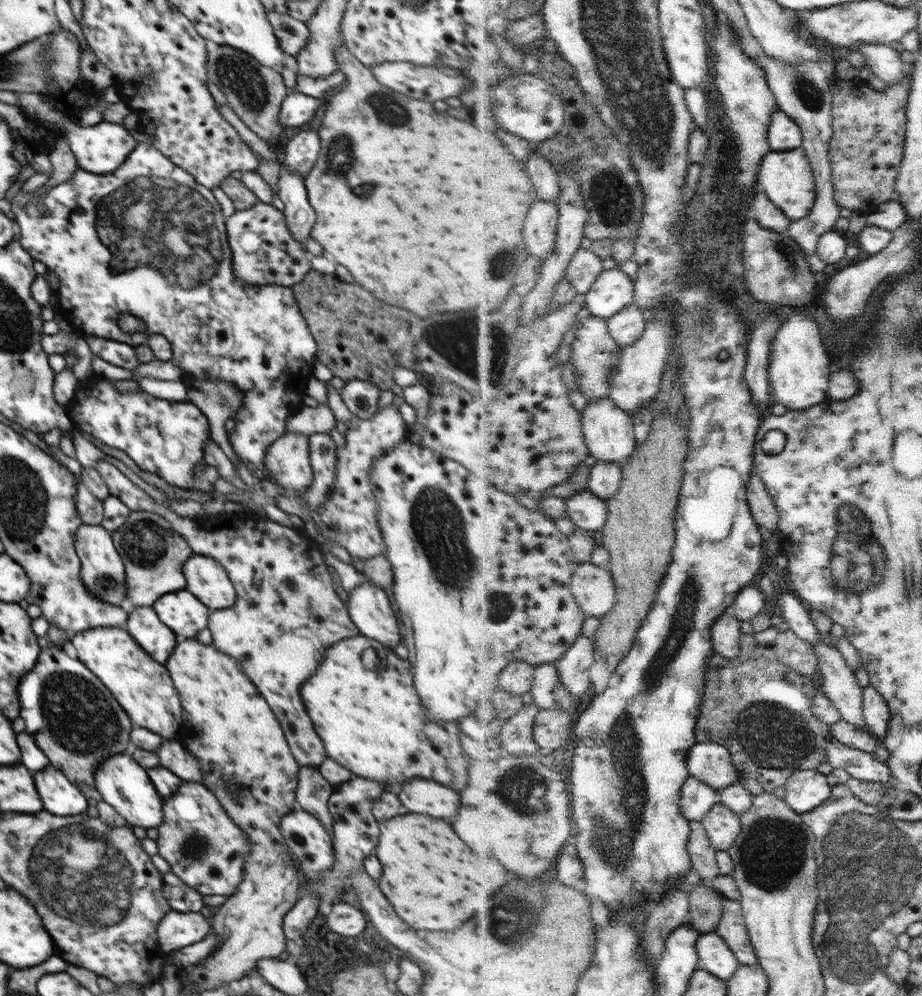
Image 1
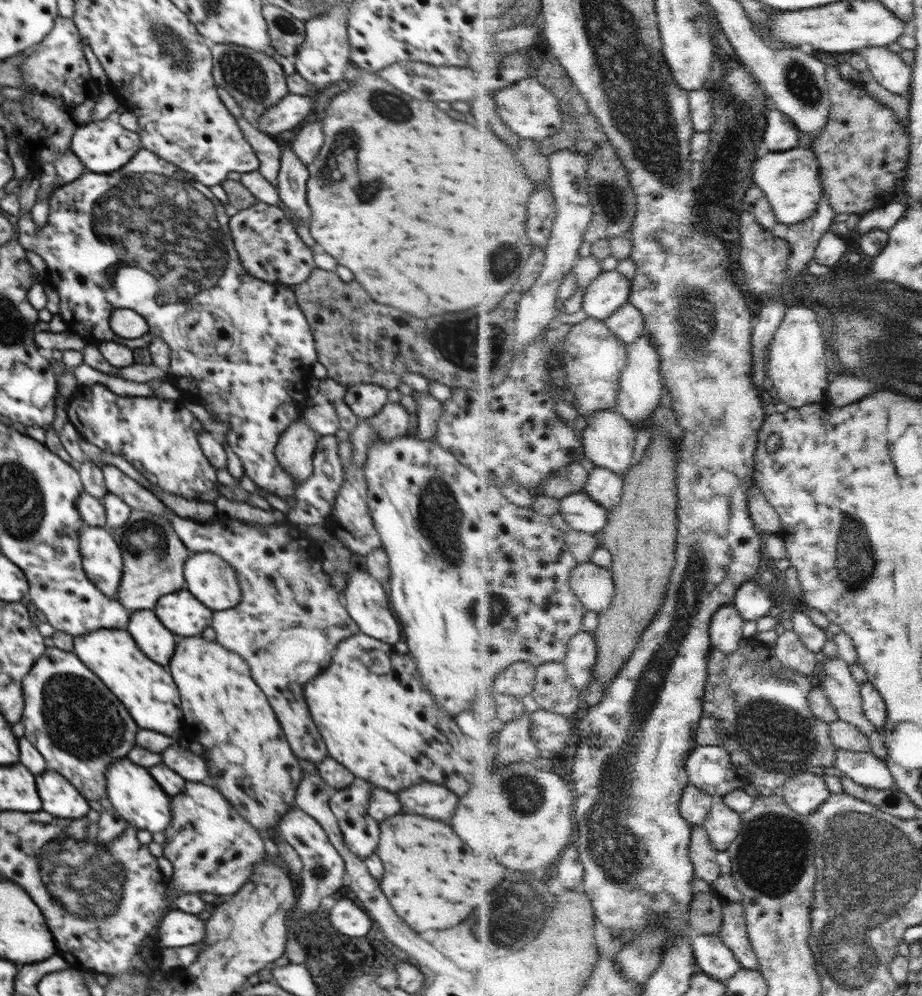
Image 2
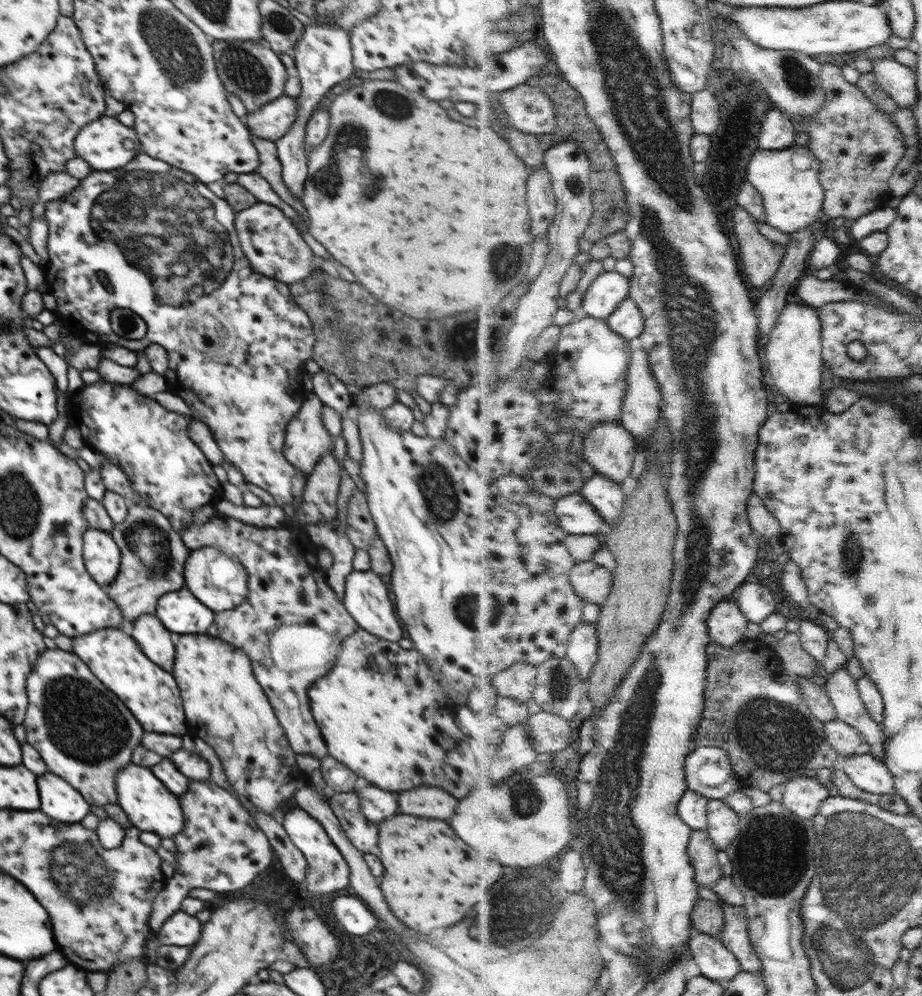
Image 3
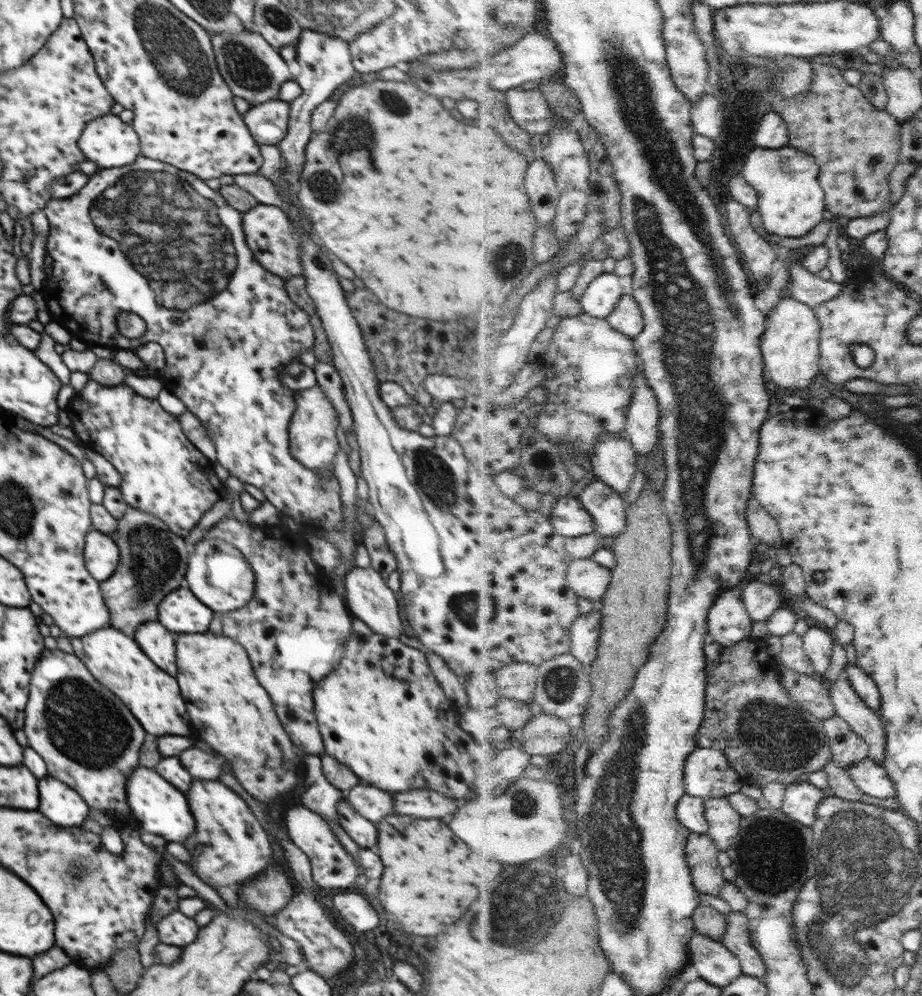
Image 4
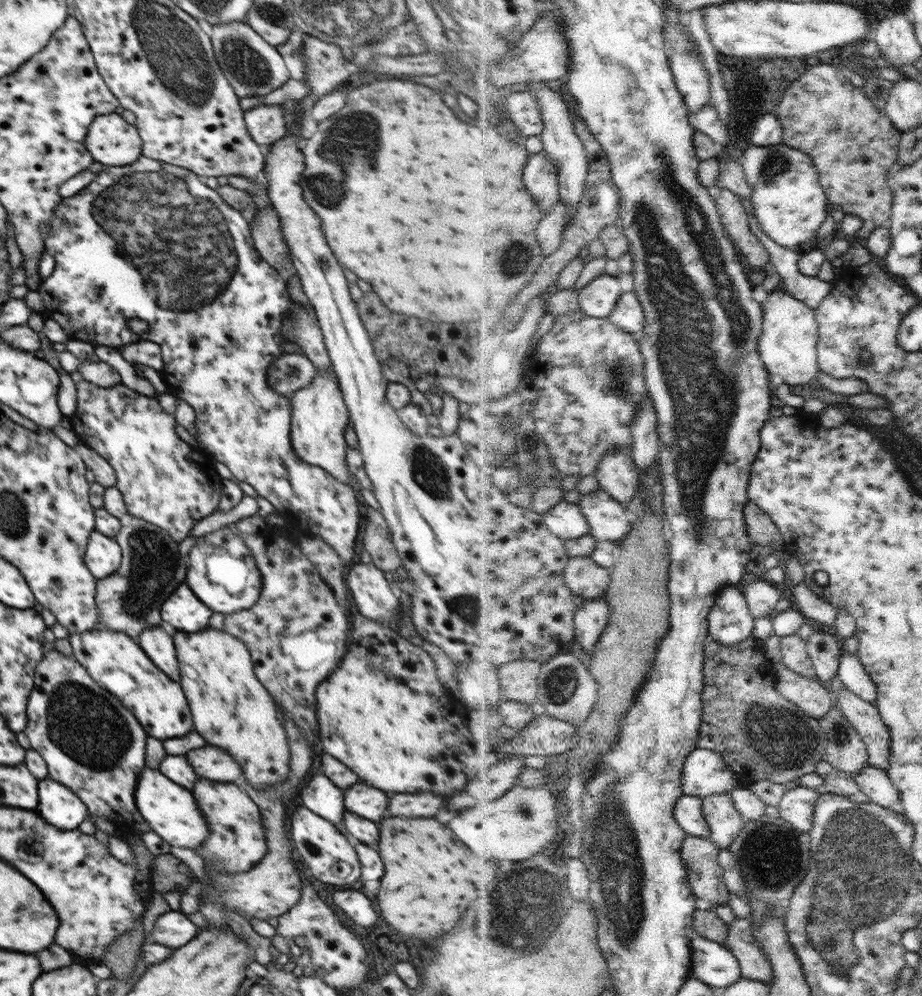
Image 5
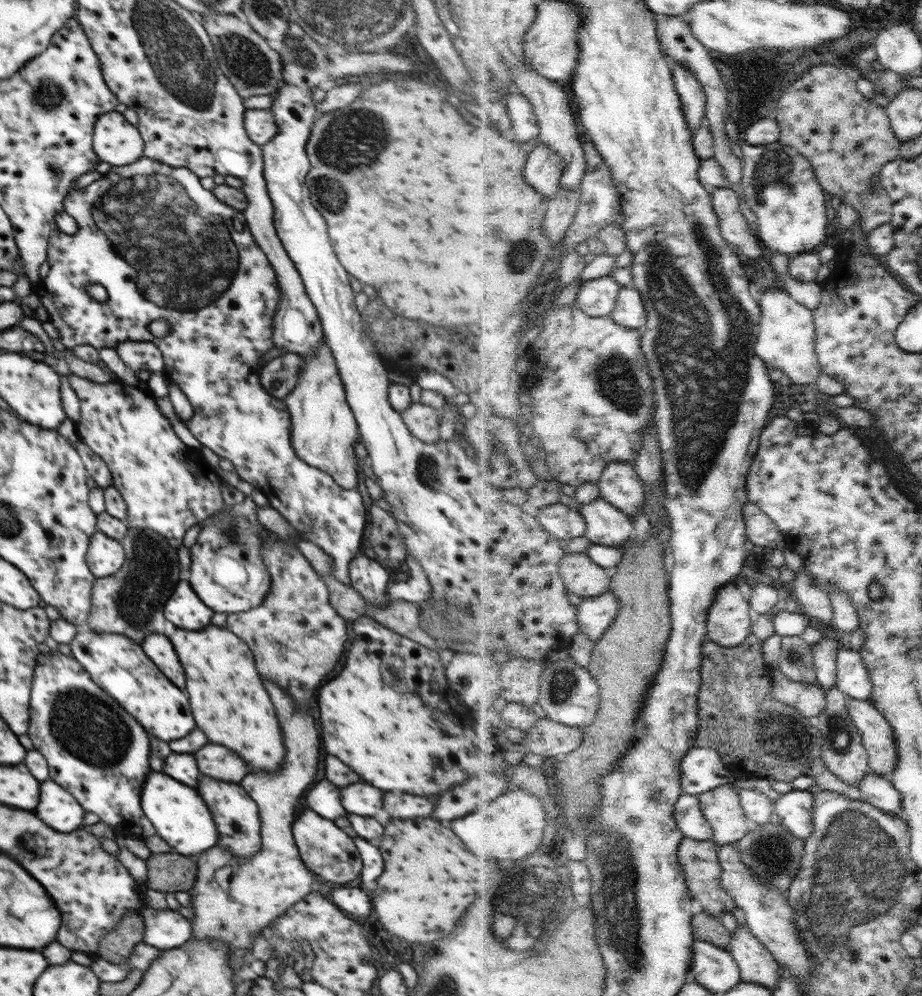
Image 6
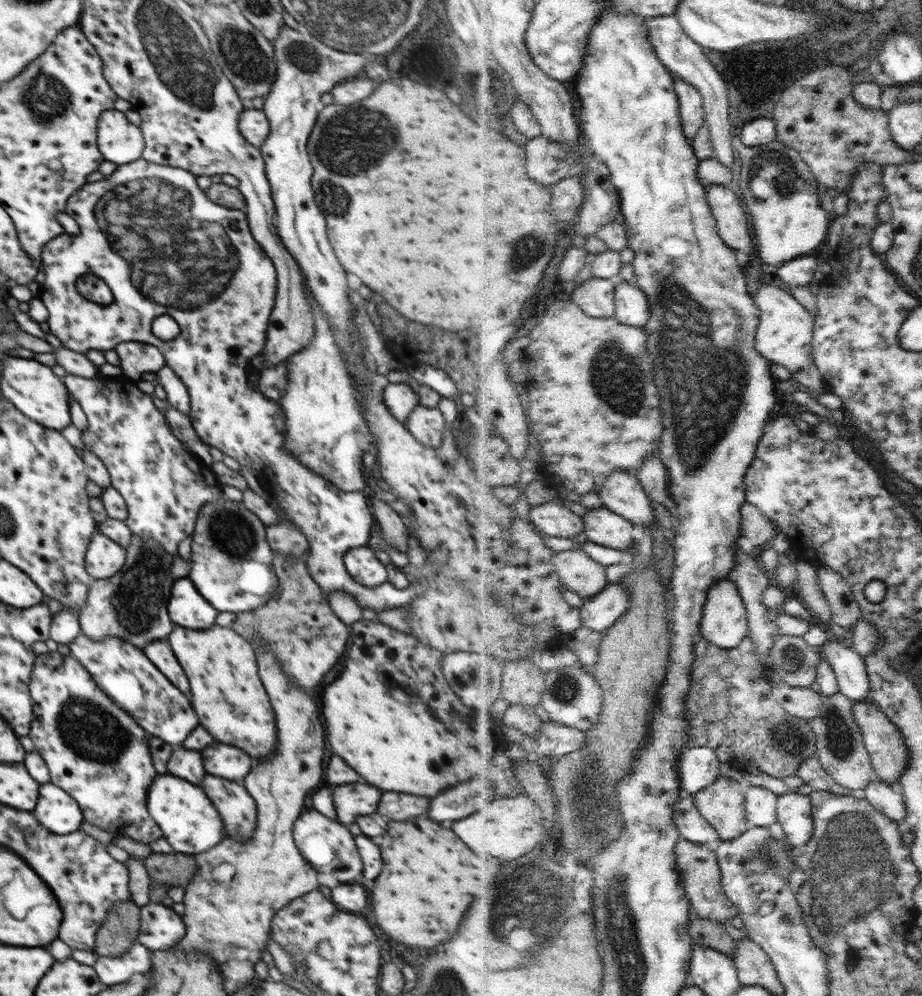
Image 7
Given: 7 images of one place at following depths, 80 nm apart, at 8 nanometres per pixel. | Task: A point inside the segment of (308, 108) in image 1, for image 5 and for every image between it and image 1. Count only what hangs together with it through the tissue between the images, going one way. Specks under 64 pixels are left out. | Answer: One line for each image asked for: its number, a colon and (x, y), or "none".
2: (277, 121)
3: (271, 121)
4: (267, 122)
5: (266, 123)

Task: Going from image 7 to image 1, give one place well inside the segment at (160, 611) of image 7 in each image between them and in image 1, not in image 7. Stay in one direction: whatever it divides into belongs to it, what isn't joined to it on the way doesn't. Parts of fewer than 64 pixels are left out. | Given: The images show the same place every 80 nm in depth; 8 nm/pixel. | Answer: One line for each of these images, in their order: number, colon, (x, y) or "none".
1: (153, 554)
2: (153, 555)
3: (153, 556)
4: (153, 561)
5: (128, 601)
6: (131, 602)

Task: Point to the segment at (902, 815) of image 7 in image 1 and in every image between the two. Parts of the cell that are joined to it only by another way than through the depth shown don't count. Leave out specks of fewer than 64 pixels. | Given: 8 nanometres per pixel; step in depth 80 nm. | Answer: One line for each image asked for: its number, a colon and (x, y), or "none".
1: (863, 765)
2: (868, 768)
3: (872, 774)
4: (872, 777)
5: (876, 783)
6: (880, 789)

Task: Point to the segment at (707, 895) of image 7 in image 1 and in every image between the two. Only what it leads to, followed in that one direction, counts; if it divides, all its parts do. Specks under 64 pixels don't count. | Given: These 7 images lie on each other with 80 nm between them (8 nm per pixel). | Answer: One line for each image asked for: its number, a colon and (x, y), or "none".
1: (705, 854)
2: (705, 853)
3: (704, 852)
4: (703, 851)
5: (702, 855)
6: (702, 860)

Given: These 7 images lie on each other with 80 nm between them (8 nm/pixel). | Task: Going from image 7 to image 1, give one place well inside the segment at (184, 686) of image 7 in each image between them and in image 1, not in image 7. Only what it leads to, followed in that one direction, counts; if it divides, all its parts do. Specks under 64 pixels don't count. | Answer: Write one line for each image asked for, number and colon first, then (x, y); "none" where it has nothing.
1: (142, 623)
2: (156, 642)
3: (154, 640)
4: (156, 642)
5: (159, 647)
6: (157, 647)

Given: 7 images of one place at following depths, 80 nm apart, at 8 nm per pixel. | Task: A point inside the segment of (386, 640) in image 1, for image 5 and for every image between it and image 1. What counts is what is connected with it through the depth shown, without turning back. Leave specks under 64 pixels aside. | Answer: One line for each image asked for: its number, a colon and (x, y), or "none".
2: (364, 598)
3: (366, 598)
4: (368, 597)
5: (372, 596)

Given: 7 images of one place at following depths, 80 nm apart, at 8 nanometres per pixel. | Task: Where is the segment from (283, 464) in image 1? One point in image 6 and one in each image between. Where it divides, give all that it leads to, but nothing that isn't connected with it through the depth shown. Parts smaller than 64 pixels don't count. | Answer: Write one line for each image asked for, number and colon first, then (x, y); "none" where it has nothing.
2: (295, 450)
3: (306, 441)
4: (312, 431)
5: (319, 417)
6: (323, 433)

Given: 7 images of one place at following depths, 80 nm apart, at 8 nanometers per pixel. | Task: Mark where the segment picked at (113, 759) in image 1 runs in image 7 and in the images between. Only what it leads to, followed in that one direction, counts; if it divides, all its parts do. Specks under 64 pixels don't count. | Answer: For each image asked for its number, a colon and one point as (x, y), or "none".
2: (137, 797)
3: (150, 806)
4: (159, 808)
5: (168, 808)
6: (179, 815)
7: (187, 818)

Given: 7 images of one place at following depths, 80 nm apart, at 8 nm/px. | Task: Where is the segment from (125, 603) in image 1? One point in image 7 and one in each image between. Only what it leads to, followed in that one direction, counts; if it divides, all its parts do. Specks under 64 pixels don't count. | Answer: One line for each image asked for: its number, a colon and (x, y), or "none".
2: (102, 560)
3: (101, 556)
4: (101, 554)
5: (103, 556)
6: (105, 556)
7: (104, 558)

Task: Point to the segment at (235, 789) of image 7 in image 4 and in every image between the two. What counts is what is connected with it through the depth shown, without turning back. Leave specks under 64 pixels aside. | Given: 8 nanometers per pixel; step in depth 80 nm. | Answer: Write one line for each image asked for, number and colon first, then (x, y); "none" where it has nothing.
4: (230, 846)
5: (236, 842)
6: (235, 812)

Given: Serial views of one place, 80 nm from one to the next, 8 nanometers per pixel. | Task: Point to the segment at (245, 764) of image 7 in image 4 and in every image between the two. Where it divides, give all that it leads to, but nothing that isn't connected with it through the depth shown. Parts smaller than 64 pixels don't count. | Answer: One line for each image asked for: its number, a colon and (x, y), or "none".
4: (205, 765)
5: (210, 762)
6: (216, 761)

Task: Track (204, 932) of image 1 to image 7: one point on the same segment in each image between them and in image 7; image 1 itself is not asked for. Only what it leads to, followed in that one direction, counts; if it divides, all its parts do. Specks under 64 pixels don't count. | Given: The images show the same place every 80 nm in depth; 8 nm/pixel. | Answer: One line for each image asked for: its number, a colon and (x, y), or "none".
2: (178, 928)
3: (181, 929)
4: (176, 929)
5: (173, 929)
6: (164, 929)
7: (161, 928)

